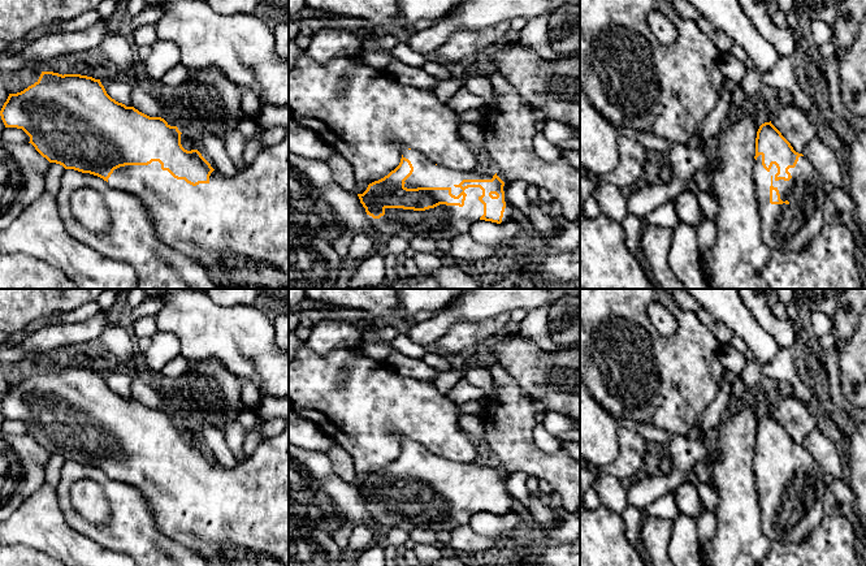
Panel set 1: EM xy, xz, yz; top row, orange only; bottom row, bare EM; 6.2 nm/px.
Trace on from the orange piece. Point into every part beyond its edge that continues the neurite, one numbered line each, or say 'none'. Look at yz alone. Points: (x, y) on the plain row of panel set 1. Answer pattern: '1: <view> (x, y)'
1: yz (791, 518)

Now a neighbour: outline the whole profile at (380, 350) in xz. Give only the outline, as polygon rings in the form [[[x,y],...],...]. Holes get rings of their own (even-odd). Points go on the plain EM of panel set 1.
[[[399,333],[393,341],[361,342],[360,350],[369,358],[385,362],[393,350],[416,359],[426,354],[424,347],[415,344],[407,334]]]

